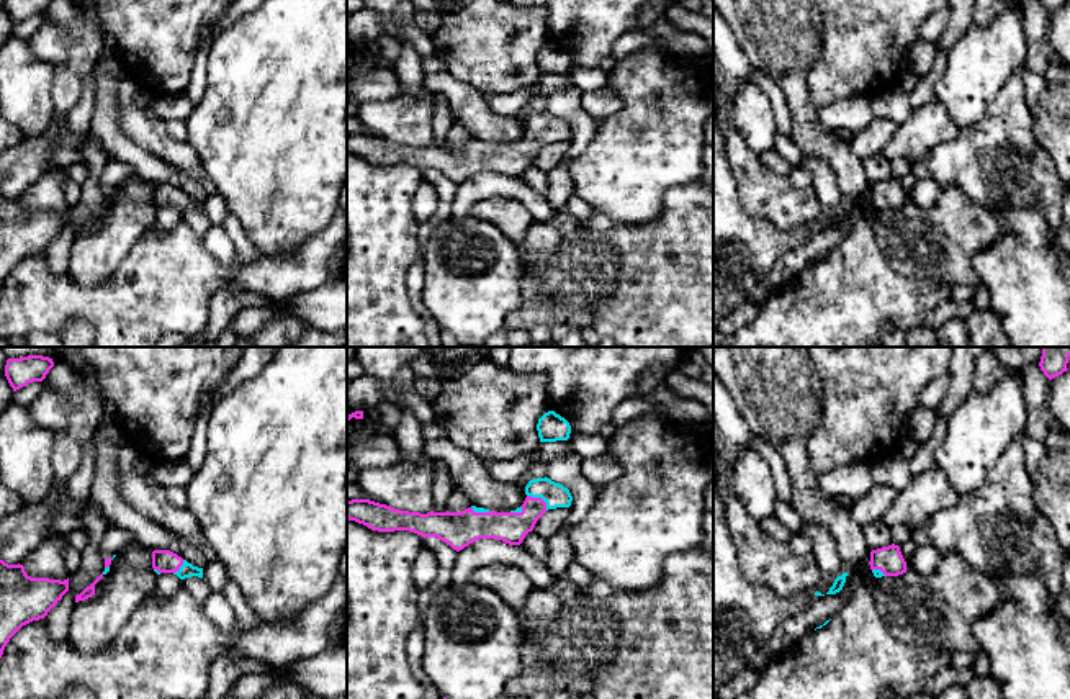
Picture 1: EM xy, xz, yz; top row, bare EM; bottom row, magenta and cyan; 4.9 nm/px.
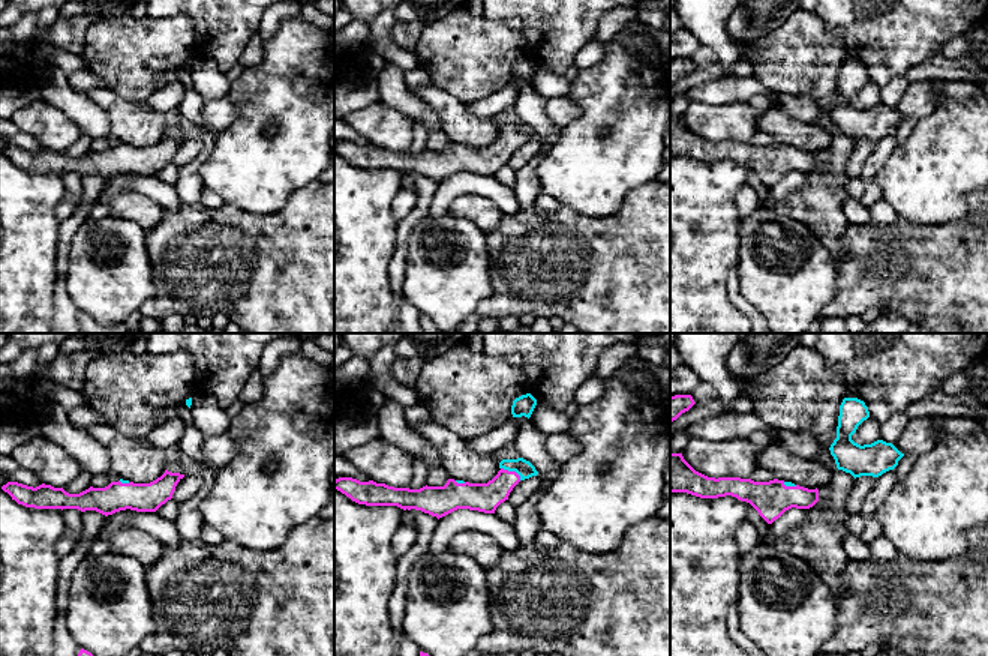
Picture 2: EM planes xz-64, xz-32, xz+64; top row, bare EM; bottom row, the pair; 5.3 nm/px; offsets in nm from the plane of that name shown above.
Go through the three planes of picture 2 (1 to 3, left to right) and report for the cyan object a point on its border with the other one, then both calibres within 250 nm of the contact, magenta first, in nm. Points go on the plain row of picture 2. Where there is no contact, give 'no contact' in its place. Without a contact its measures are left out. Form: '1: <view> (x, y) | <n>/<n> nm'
1: xz-64 (125, 147) | 160/20 nm
2: xz-32 (511, 135) | 160/90 nm
3: xz+64 (790, 150) | 190/30 nm

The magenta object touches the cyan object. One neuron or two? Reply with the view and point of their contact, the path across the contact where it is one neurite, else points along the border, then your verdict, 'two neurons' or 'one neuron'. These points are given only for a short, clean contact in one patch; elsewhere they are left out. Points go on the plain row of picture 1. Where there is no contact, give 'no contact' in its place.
meets magenta in xz at (540, 131); runs through xz (511, 161), (540, 131), (555, 128); one neuron

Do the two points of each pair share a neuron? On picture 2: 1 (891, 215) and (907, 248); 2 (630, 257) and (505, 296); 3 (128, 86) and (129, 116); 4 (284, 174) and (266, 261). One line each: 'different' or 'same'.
1: different
2: same
3: different
4: different

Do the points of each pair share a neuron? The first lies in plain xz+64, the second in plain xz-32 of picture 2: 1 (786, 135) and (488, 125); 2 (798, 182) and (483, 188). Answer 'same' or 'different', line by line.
1: same
2: same

